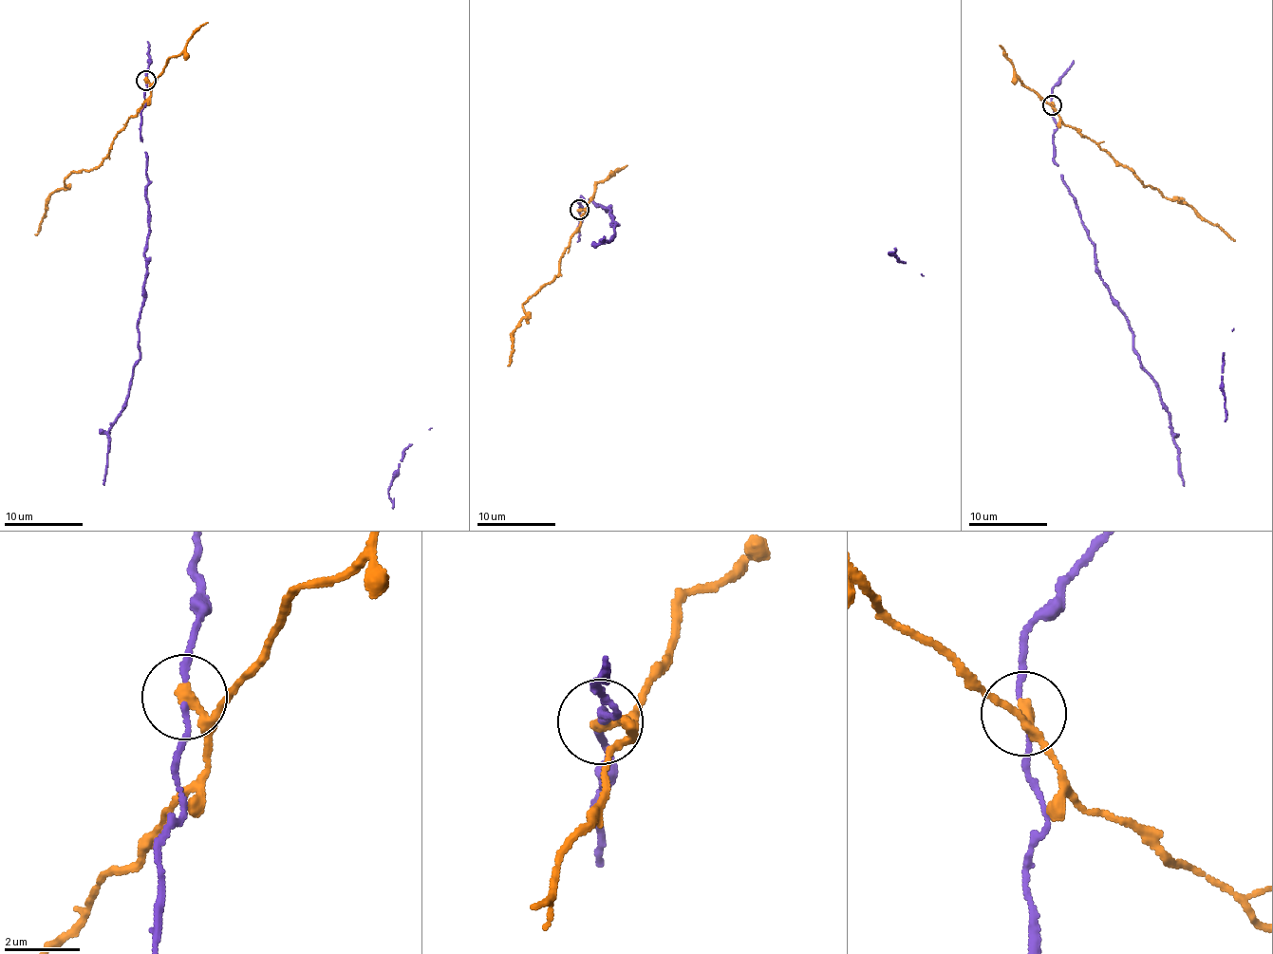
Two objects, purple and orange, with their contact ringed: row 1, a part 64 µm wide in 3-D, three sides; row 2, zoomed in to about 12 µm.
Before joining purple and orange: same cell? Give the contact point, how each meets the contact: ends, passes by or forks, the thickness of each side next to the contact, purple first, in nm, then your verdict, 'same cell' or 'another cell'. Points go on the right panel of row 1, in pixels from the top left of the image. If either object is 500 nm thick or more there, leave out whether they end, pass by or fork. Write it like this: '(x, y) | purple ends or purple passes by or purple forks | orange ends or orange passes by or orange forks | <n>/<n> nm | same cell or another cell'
(1052, 105) | purple passes by | orange passes by | 110/240 nm | another cell

